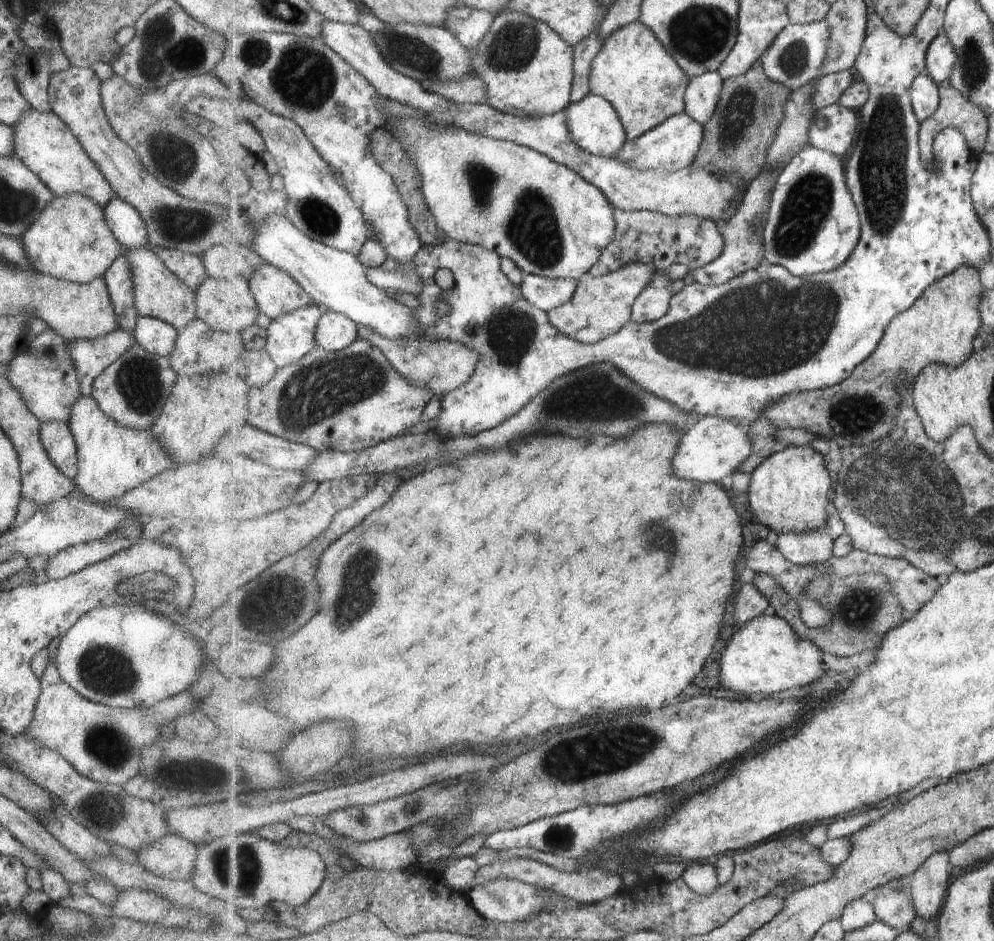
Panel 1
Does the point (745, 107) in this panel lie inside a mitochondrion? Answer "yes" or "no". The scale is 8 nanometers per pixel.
yes

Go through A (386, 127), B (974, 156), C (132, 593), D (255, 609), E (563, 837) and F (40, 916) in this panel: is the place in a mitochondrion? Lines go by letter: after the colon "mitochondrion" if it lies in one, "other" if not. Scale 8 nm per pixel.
A: other
B: other
C: other
D: mitochondrion
E: mitochondrion
F: other

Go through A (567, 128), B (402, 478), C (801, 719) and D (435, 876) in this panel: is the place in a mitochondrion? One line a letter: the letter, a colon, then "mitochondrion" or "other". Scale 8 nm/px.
A: other
B: other
C: other
D: other

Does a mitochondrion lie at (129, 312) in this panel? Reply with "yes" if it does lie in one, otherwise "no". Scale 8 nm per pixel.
no

